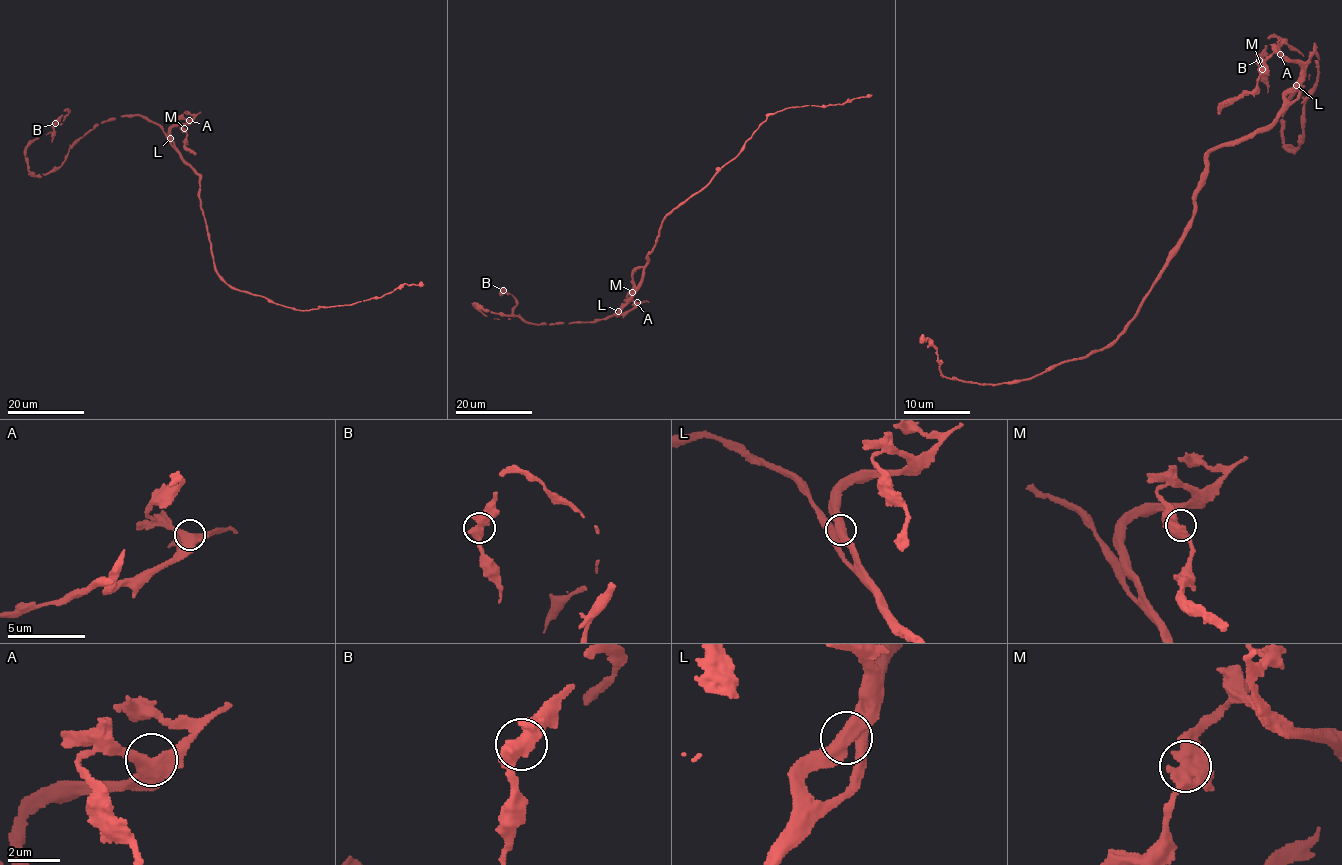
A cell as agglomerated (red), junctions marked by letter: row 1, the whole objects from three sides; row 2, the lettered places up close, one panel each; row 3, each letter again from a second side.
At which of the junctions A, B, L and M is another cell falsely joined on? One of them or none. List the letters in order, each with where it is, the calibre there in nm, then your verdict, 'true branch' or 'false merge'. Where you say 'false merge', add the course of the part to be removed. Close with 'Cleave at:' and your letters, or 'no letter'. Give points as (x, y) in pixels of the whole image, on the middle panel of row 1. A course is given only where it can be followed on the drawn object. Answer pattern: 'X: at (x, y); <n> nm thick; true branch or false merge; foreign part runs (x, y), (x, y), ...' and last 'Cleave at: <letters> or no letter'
A: at (637, 302); 400 nm thick; true branch
B: at (503, 290); 440 nm thick; true branch
L: at (618, 311); 420 nm thick; true branch
M: at (632, 292); 550 nm thick; true branch
Cleave at: no letter

